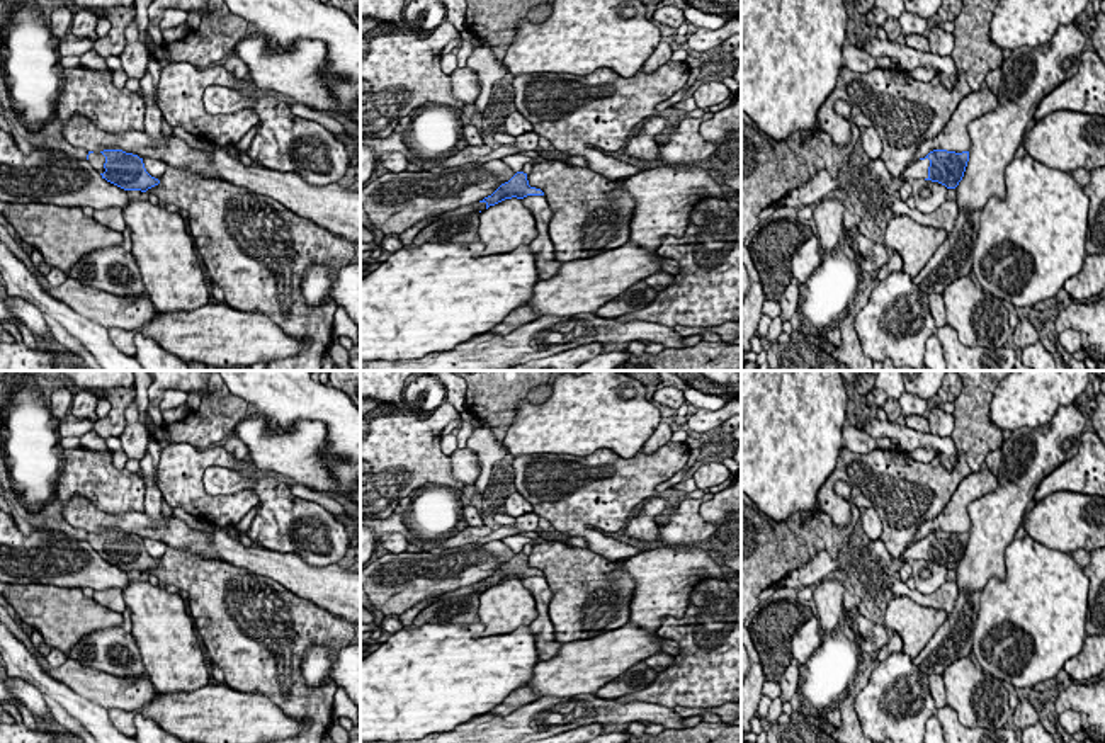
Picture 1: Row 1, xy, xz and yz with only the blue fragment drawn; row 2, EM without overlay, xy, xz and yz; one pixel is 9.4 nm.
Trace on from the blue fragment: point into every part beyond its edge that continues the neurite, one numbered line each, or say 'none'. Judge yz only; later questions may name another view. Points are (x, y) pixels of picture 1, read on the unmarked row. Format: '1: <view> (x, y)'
1: yz (920, 548)

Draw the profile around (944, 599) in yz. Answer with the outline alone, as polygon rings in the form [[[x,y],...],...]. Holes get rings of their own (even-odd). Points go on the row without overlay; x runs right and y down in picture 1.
[[[891,581],[889,597],[910,597],[918,605],[933,607],[944,610],[947,615],[952,614],[959,588],[955,581],[945,581],[937,592],[923,595],[916,590],[910,590],[904,581]]]

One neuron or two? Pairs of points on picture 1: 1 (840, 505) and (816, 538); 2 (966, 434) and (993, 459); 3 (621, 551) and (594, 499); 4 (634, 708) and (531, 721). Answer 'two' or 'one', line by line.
1: two
2: two
3: one
4: one

